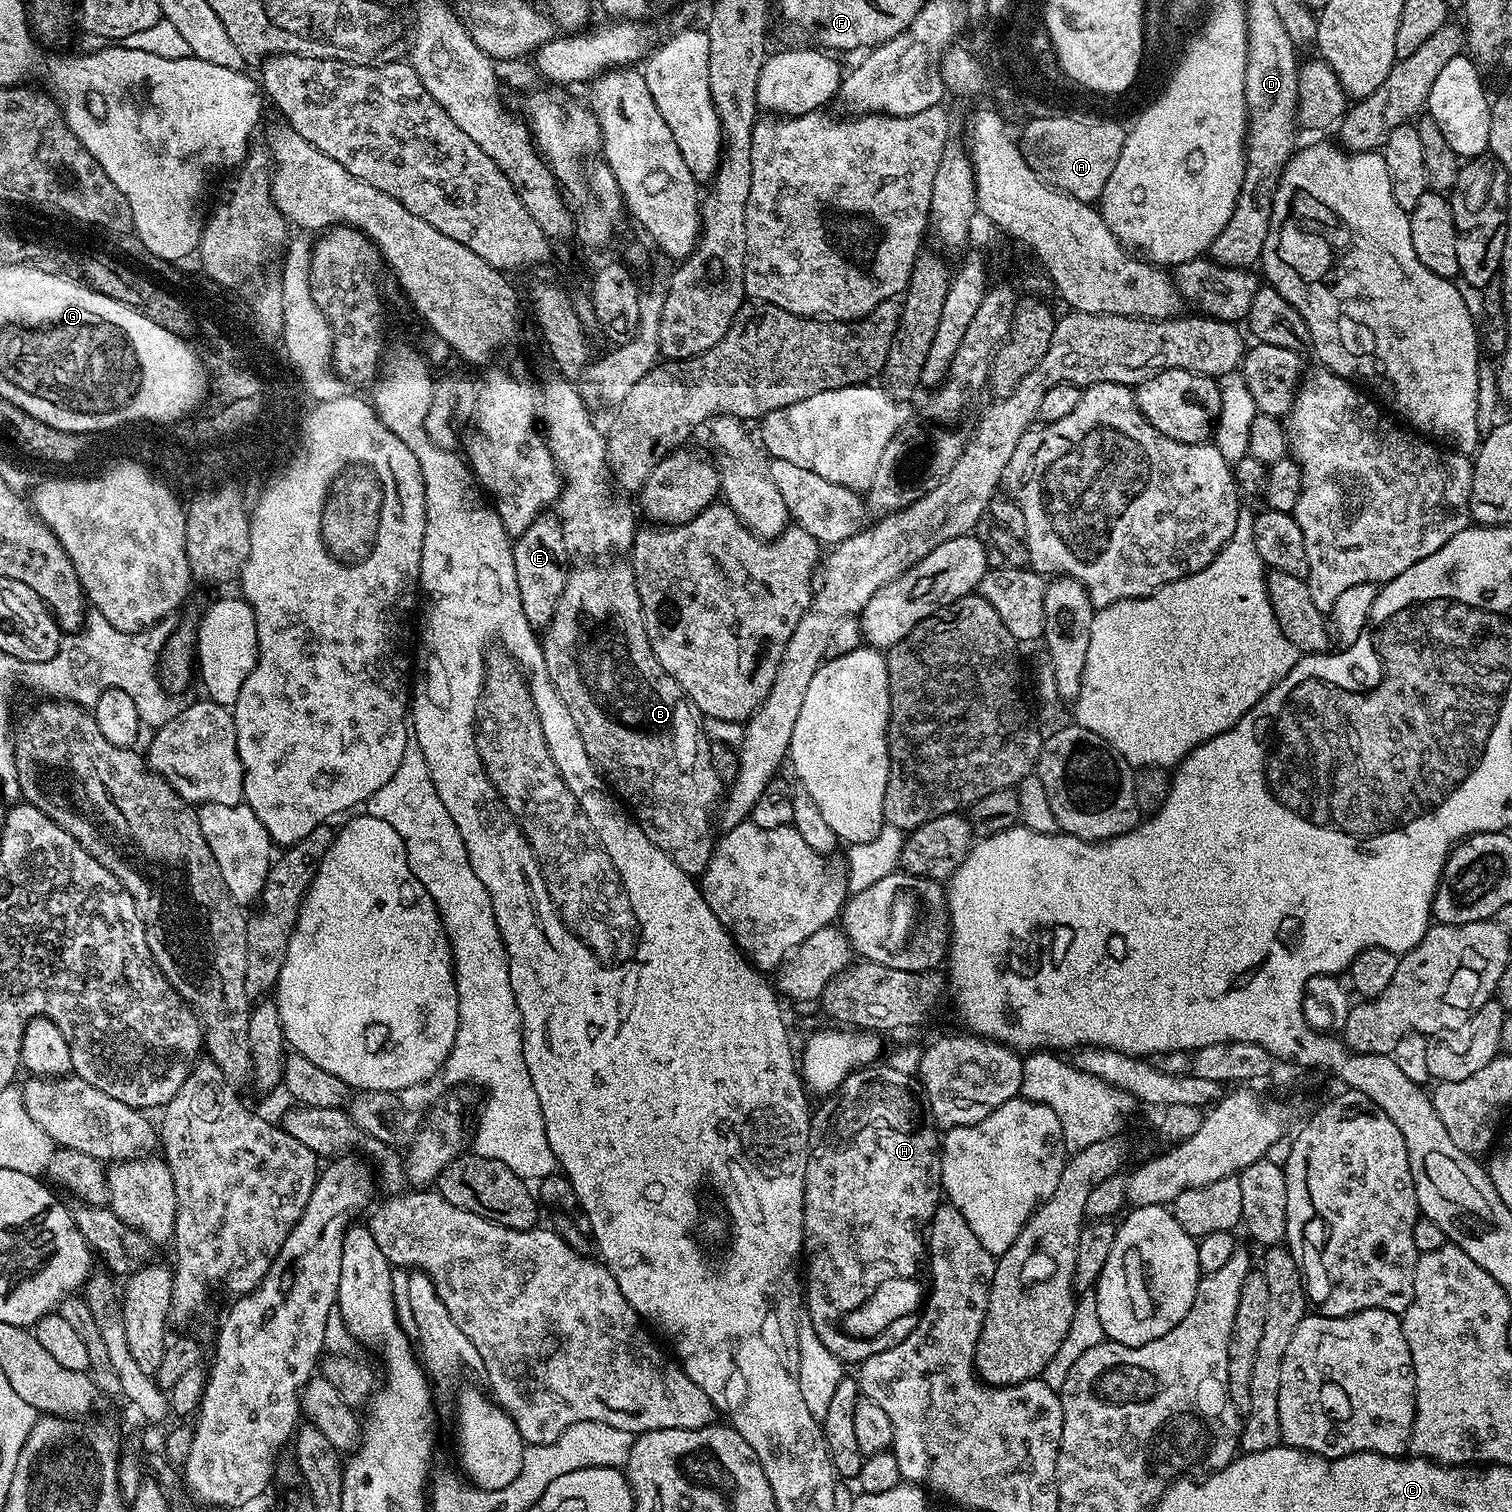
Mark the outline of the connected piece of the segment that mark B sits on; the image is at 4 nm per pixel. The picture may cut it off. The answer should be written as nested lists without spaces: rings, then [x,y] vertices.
[[[631,563],[608,564],[605,568],[580,568],[577,572],[575,569],[569,575],[567,586],[562,590],[562,598],[558,598],[554,618],[548,623],[548,627],[543,629],[542,647],[546,658],[546,670],[550,674],[552,685],[556,687],[556,692],[562,698],[566,710],[570,710],[570,718],[574,718],[574,726],[578,726],[582,746],[586,746],[586,754],[592,765],[595,766],[596,771],[599,772],[601,780],[623,801],[631,819],[636,821],[636,825],[646,834],[646,838],[650,838],[650,842],[654,842],[654,846],[658,846],[658,850],[665,852],[684,872],[702,874],[712,857],[714,809],[722,796],[722,783],[718,774],[714,774],[714,770],[710,766],[709,741],[703,734],[701,712],[688,699],[688,696],[682,690],[682,686],[678,686],[675,678],[666,674],[666,670],[660,665],[658,658],[654,658],[654,650],[650,650],[650,642],[646,638],[644,615],[642,614],[642,606],[638,598],[636,579],[632,573]]]

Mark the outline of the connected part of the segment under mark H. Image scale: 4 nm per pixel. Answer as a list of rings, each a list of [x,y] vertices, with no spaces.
[[[877,1062],[861,1066],[851,1072],[840,1083],[839,1088],[823,1101],[820,1109],[811,1113],[810,1138],[808,1139],[808,1161],[804,1179],[804,1251],[803,1263],[806,1268],[806,1316],[814,1326],[818,1338],[845,1365],[859,1366],[863,1360],[890,1346],[898,1346],[916,1328],[917,1313],[926,1300],[926,1229],[931,1225],[932,1216],[942,1203],[940,1183],[940,1150],[942,1136],[928,1107],[924,1086],[915,1075],[902,1073],[888,1062]]]

